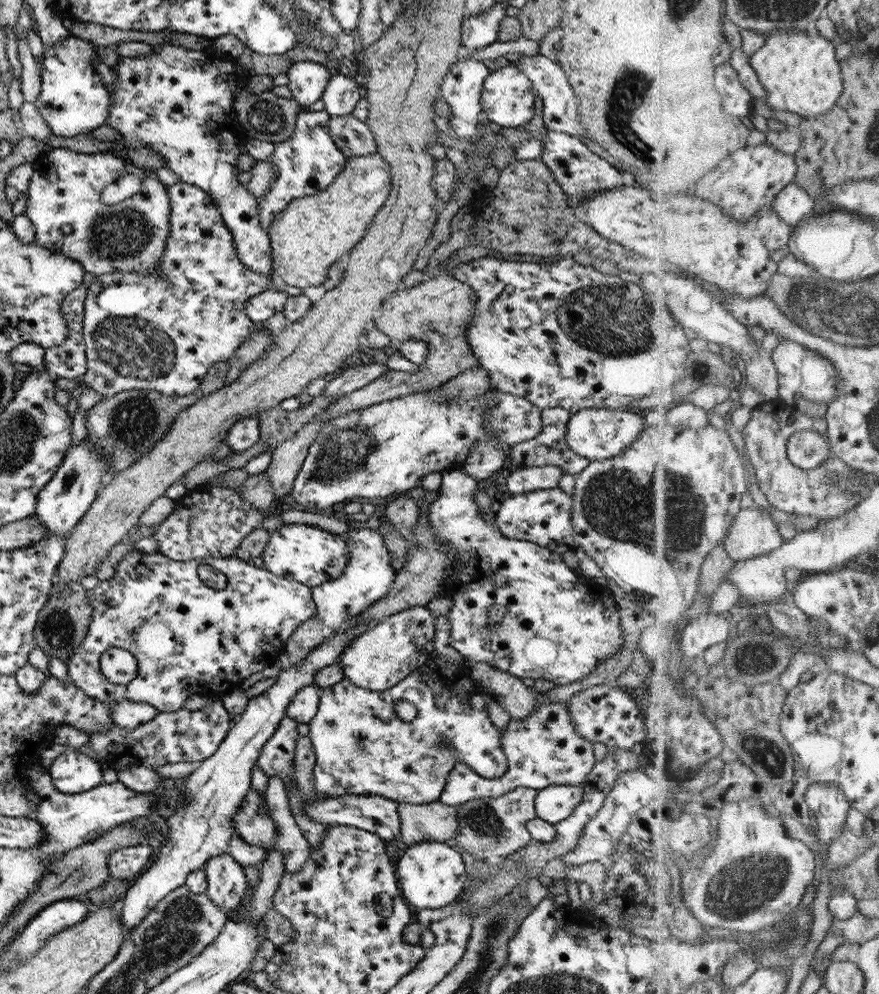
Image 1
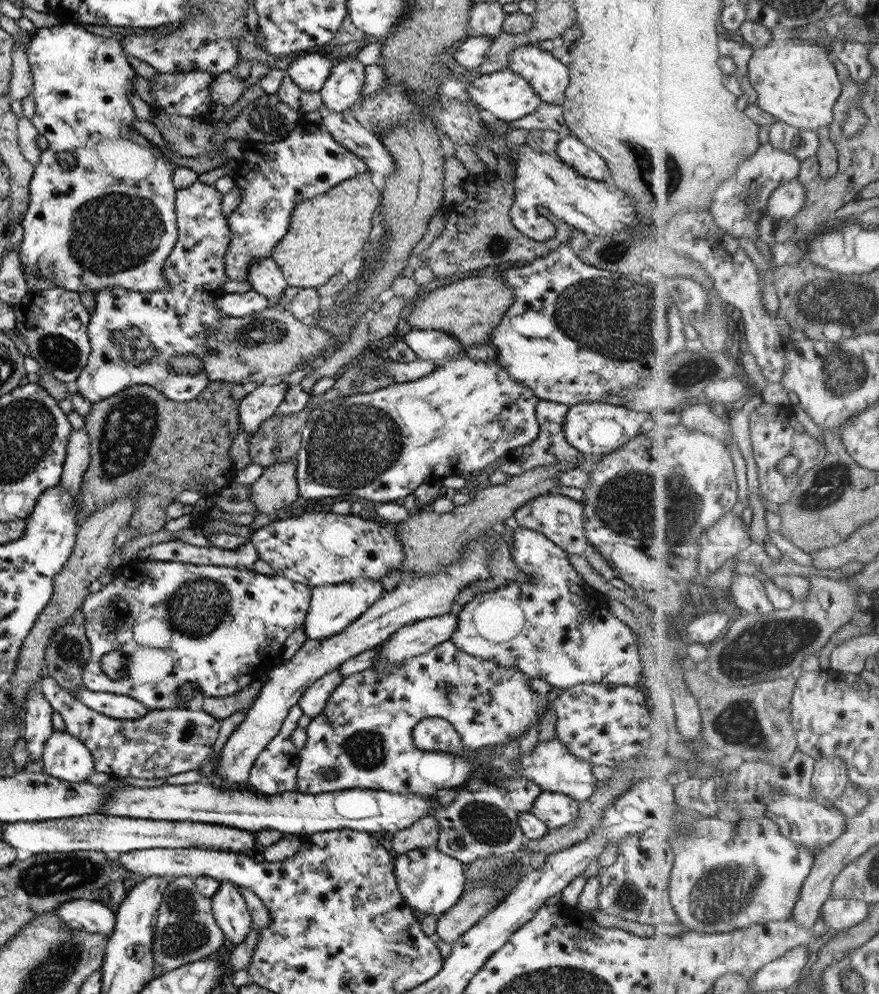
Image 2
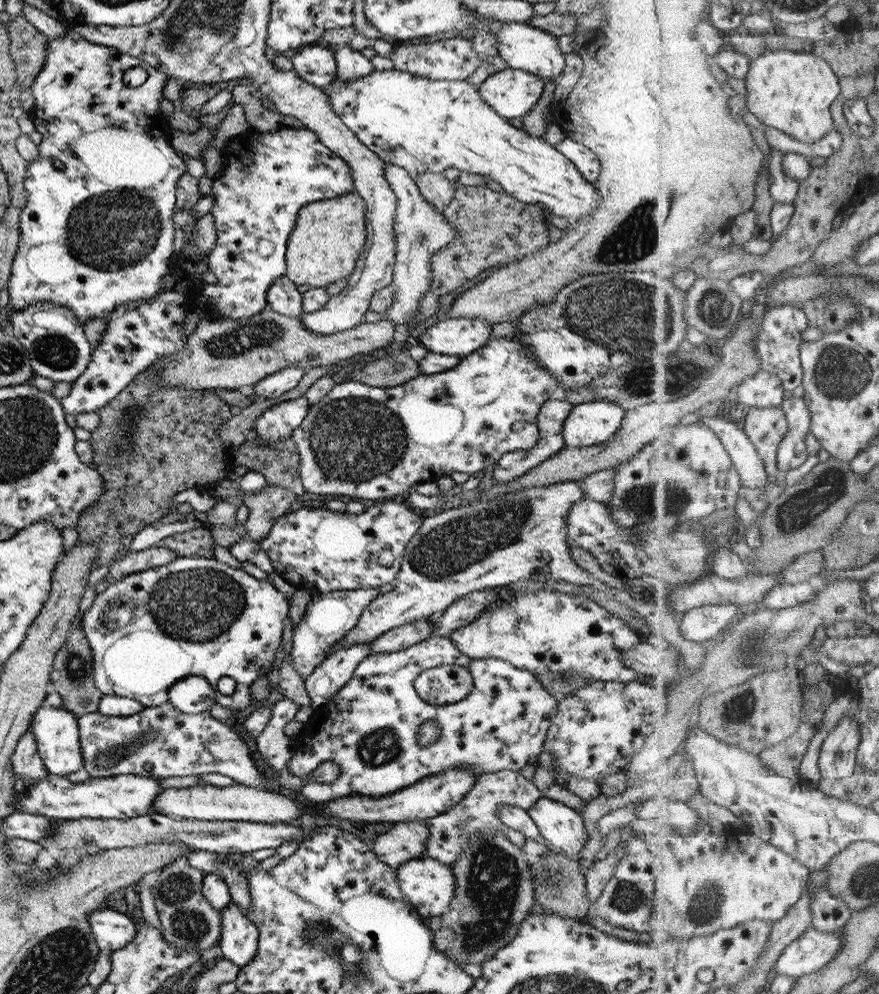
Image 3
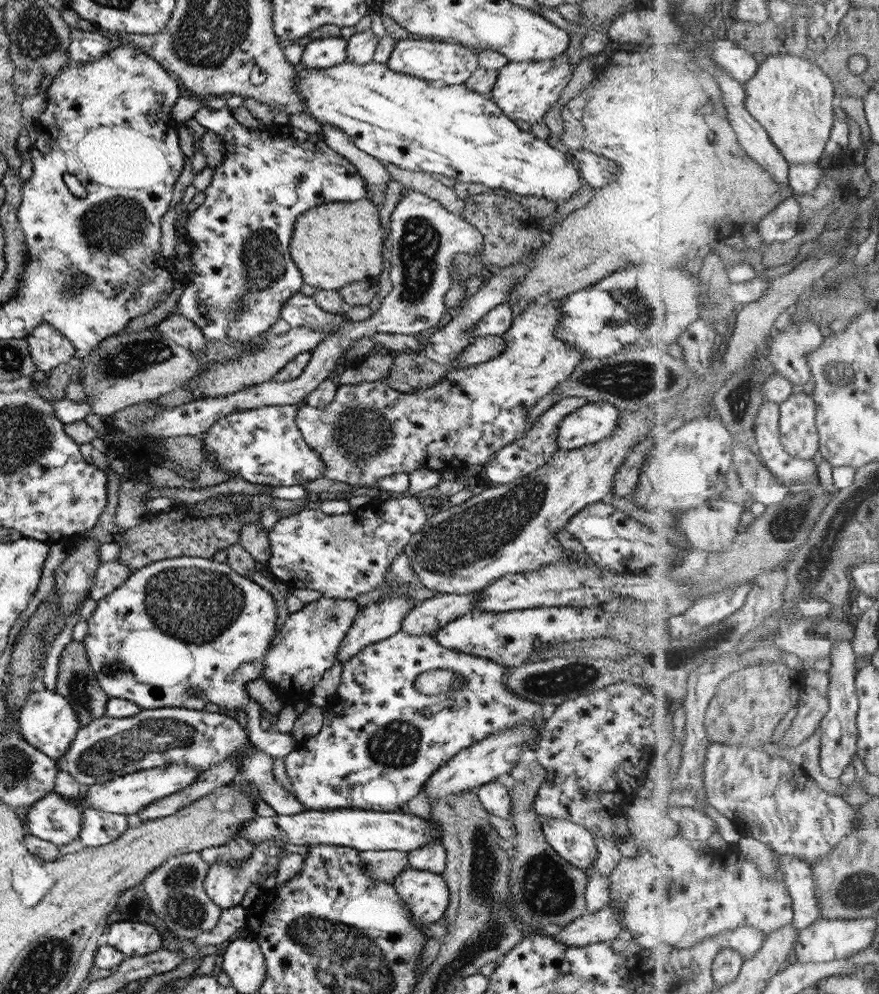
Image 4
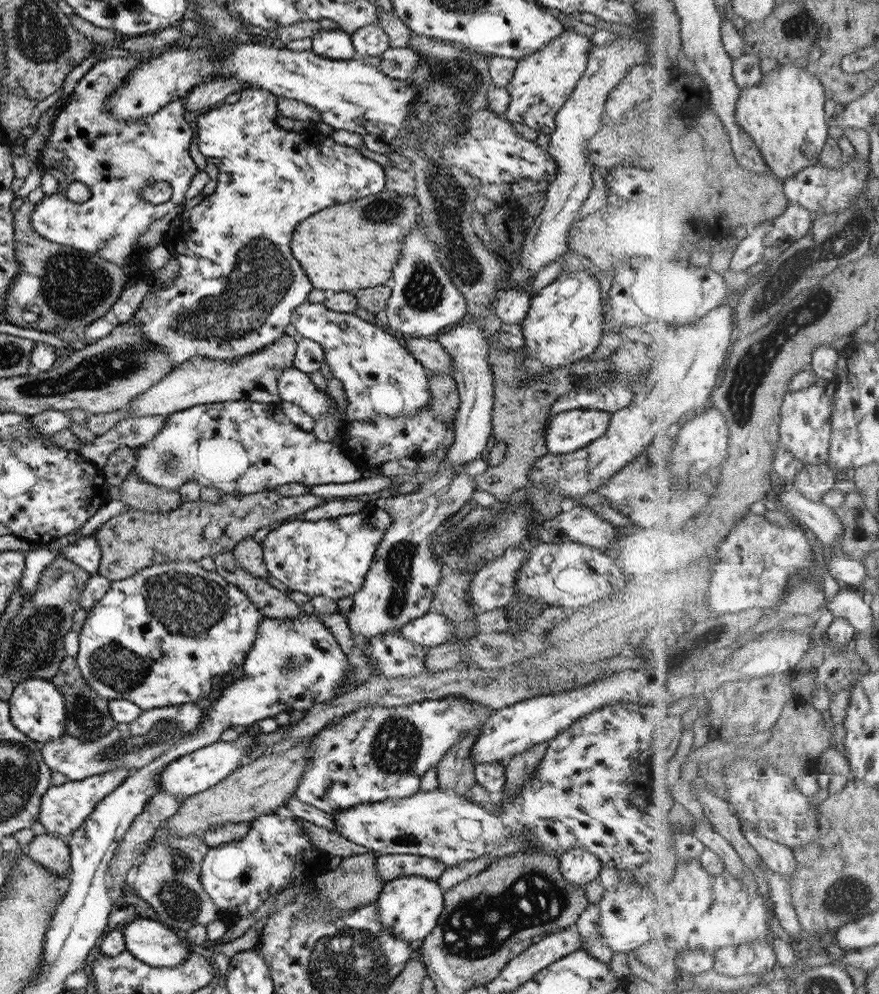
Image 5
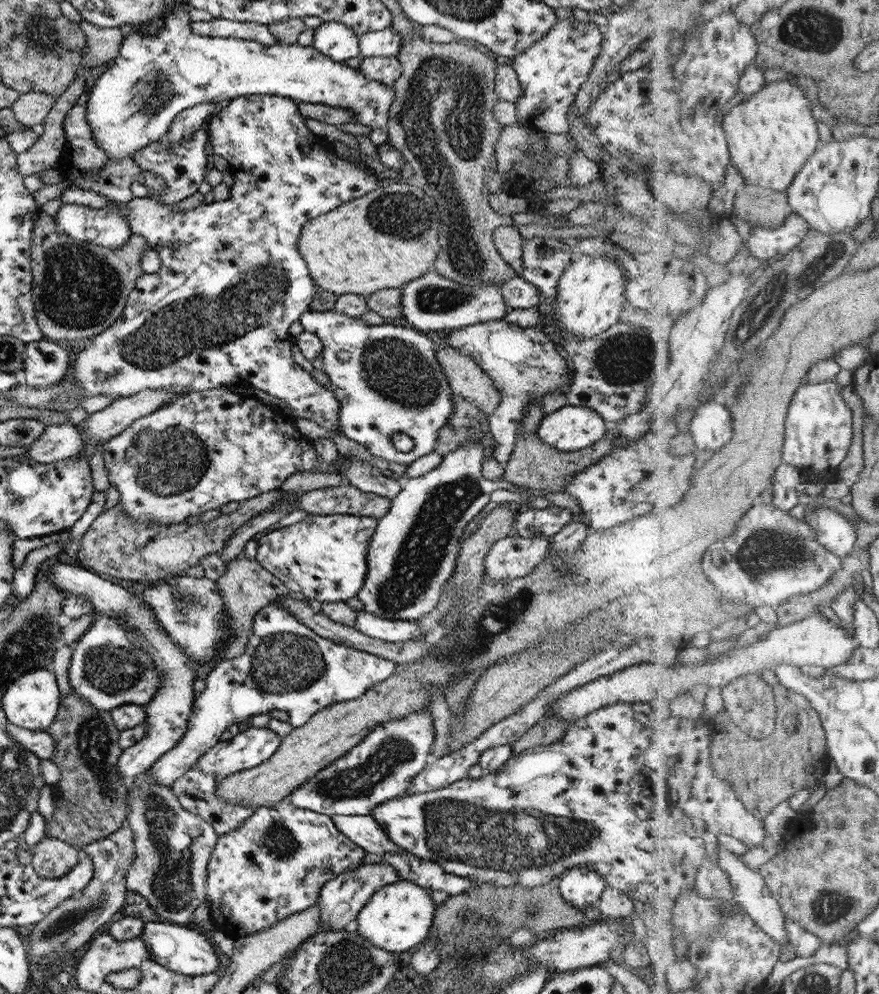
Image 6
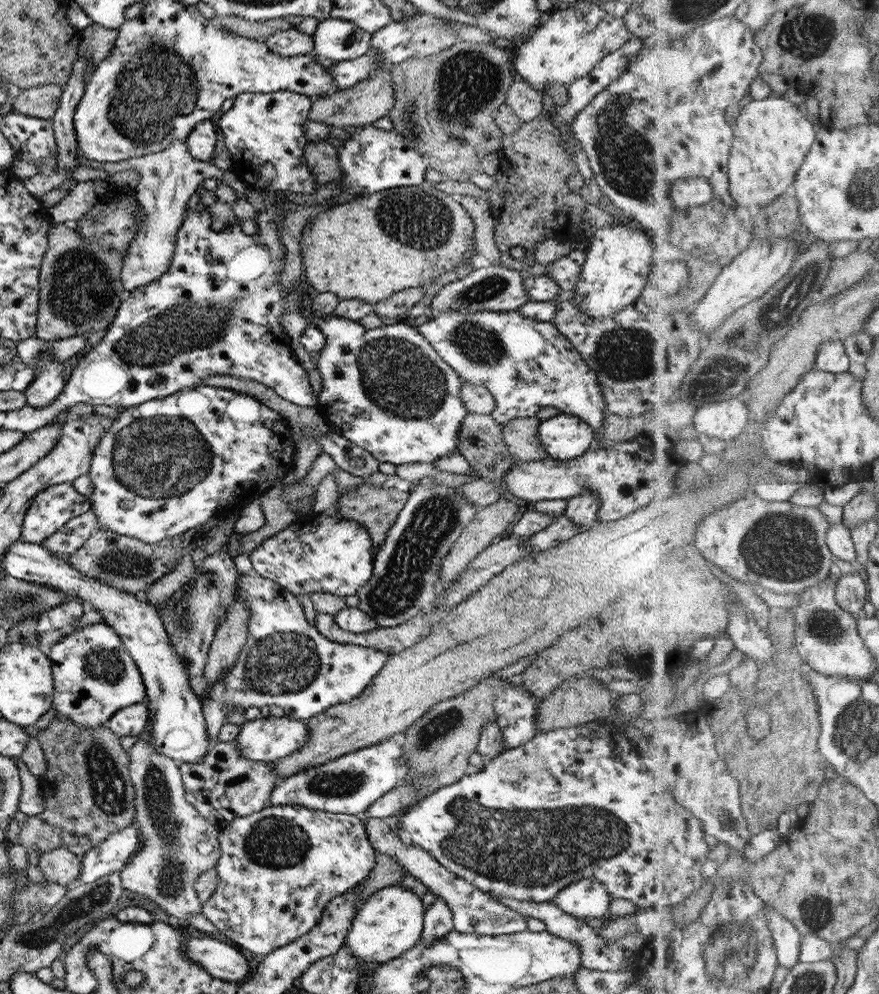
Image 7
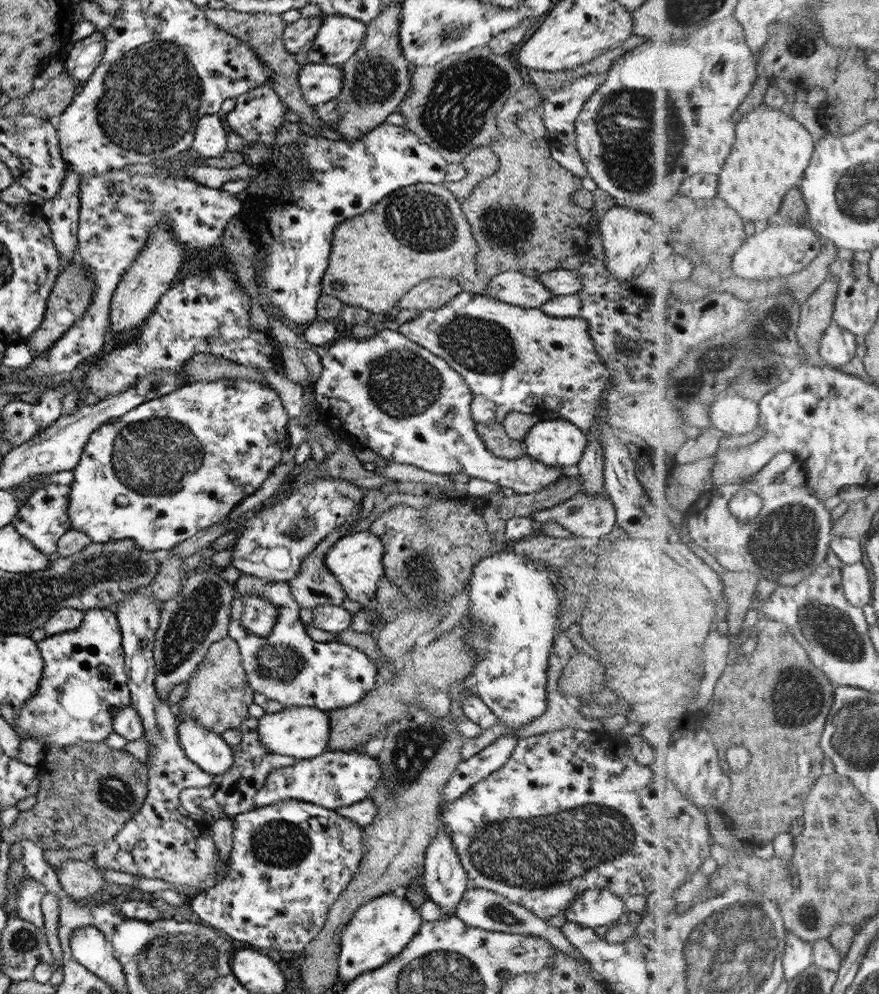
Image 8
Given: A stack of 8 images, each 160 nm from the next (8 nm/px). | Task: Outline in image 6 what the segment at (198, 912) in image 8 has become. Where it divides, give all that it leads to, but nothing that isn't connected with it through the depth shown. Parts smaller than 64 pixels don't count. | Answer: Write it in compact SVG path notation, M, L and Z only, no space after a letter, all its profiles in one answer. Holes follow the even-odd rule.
M278 802L272 806L259 806L257 807L249 818L246 818L235 830L222 834L217 837L215 846L212 848L209 860L207 861L206 870L206 883L205 883L205 897L209 902L210 919L216 931L225 932L229 938L233 940L237 938L243 938L244 935L250 935L254 932L263 932L267 928L271 928L273 924L277 926L279 920L283 918L289 918L293 913L301 912L305 908L309 908L311 904L315 904L319 900L319 894L323 884L327 882L327 879L337 876L344 870L352 869L361 865L361 859L366 852L356 844L353 844L344 834L341 834L331 822L331 819L327 815L319 814L304 808L297 808L289 802Z

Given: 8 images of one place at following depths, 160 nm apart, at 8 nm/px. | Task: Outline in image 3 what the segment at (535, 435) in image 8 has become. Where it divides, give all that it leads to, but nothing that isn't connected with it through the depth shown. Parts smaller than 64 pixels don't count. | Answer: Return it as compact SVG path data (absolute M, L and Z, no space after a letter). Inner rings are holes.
M593 400L573 405L561 428L565 447L591 447L609 441L619 431L624 411L618 404Z

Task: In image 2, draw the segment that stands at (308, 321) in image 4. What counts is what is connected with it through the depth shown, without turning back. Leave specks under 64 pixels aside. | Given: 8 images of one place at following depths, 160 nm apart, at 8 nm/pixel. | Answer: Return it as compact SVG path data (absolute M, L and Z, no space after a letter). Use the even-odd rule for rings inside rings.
M261 257L246 268L248 283L254 291L267 297L268 306L277 308L276 304L287 287L277 263L269 257Z

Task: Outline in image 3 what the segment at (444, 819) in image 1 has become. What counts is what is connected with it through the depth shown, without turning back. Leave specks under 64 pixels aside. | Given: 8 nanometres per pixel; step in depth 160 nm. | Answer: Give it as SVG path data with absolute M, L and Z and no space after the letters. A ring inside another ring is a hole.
M422 821L395 822L389 831L375 838L371 850L379 862L396 869L423 854L428 836L429 831Z

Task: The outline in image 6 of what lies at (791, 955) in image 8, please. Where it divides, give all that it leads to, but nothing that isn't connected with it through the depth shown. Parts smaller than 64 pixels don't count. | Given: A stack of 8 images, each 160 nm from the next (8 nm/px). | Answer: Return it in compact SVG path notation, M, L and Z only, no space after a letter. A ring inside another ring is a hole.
M718 844L717 863L725 872L729 873L733 888L735 888L735 901L743 905L745 912L755 920L756 925L761 926L764 932L771 936L779 944L790 942L787 933L787 918L782 910L781 904L772 896L764 876L757 869L747 867L741 860L741 855L731 852L726 846Z

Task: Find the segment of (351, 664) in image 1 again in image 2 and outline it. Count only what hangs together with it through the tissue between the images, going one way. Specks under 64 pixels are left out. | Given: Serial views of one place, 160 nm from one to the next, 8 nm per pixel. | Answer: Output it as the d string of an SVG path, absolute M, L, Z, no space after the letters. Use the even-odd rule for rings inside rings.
M454 606L447 614L404 624L376 646L378 657L370 668L378 674L394 673L402 664L402 658L413 658L450 640L458 610L459 606Z

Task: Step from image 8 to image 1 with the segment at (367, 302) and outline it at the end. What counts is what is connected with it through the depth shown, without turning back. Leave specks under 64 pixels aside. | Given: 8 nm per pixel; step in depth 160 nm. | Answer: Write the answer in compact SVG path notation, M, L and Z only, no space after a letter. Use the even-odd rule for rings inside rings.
M378 152L351 157L344 161L343 170L327 188L292 198L266 230L272 272L289 286L321 285L329 265L337 259L344 259L348 250L363 238L368 224L388 197L390 171Z

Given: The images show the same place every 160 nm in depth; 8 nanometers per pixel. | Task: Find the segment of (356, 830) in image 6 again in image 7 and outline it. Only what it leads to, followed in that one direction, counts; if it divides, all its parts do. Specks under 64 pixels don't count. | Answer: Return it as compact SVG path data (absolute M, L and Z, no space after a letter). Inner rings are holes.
M360 818L363 823L369 844L381 854L390 854L399 864L420 880L429 893L441 897L451 912L452 930L465 934L475 934L482 936L509 935L515 932L527 931L526 922L528 918L499 903L498 898L492 898L490 894L479 891L470 882L455 876L443 868L426 850L417 847L408 847L401 842L397 835L390 829L387 819L380 818Z

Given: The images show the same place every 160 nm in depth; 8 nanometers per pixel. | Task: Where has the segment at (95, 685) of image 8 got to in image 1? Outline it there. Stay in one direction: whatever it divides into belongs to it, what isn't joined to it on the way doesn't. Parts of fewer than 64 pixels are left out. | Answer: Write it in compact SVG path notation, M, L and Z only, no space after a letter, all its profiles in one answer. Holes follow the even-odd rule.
M129 552L123 556L123 560L115 565L113 576L106 581L99 581L91 590L86 590L88 605L90 606L91 618L90 623L85 633L85 636L80 640L76 646L75 652L66 660L66 673L68 678L72 681L79 691L83 692L85 696L95 699L107 704L112 702L119 702L120 700L130 700L131 702L143 702L154 706L158 712L173 712L182 708L182 704L189 698L189 696L201 696L207 698L222 698L227 696L230 692L240 688L241 682L245 680L253 672L259 672L263 668L267 668L269 664L277 661L277 657L282 653L285 641L289 635L298 627L299 624L305 622L308 618L316 614L316 606L312 601L310 595L310 588L305 584L275 576L267 572L263 567L256 568L251 562L243 562L235 558L209 558L205 560L191 560L191 561L175 561L167 559L160 553L144 554L143 552ZM207 564L215 570L218 570L226 578L225 588L222 590L215 590L207 587L197 577L197 565ZM108 648L121 648L133 655L136 660L135 676L124 685L109 682L101 669L99 668L99 658Z

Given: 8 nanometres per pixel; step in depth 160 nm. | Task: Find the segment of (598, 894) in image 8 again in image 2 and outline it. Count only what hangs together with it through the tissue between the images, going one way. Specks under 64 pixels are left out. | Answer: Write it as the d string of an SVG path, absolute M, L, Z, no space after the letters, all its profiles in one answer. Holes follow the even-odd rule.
M541 791L533 800L528 812L543 822L547 830L561 829L577 816L578 805L579 802L570 796Z

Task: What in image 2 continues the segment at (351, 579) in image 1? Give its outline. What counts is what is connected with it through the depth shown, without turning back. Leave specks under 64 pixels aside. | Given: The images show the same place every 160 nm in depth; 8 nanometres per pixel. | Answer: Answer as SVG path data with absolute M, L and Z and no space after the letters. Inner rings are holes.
M363 577L341 584L312 587L310 589L307 614L302 624L306 638L319 640L339 634L348 624L351 624L358 616L361 616L376 600L379 600L383 593L383 586L379 581Z

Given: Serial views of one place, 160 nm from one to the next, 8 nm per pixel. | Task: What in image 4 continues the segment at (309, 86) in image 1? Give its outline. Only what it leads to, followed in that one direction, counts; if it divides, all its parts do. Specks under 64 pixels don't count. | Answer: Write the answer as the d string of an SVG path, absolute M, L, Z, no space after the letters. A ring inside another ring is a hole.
M341 36L315 39L303 47L300 64L305 69L325 69L346 60L346 40Z

